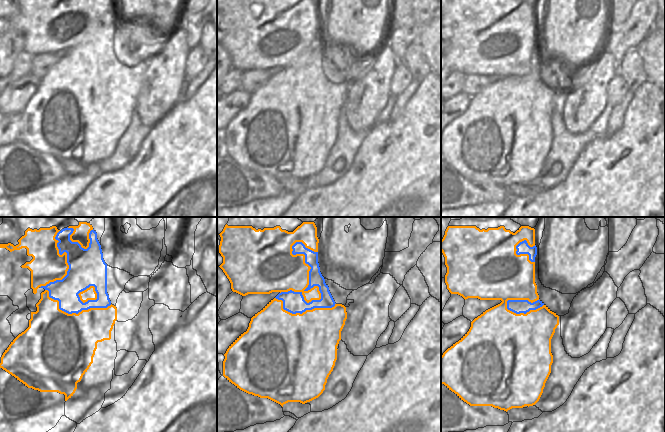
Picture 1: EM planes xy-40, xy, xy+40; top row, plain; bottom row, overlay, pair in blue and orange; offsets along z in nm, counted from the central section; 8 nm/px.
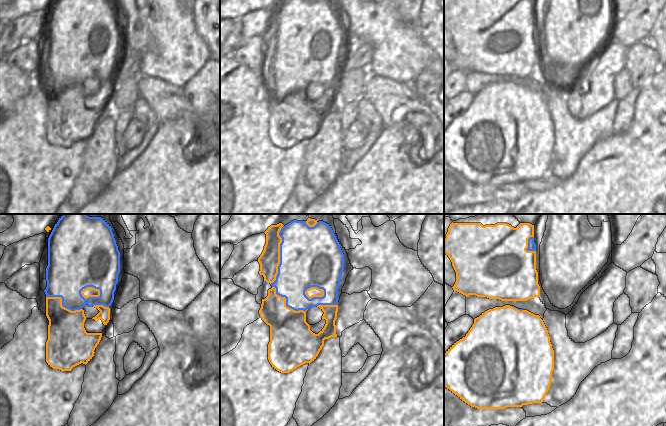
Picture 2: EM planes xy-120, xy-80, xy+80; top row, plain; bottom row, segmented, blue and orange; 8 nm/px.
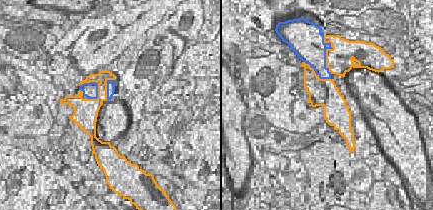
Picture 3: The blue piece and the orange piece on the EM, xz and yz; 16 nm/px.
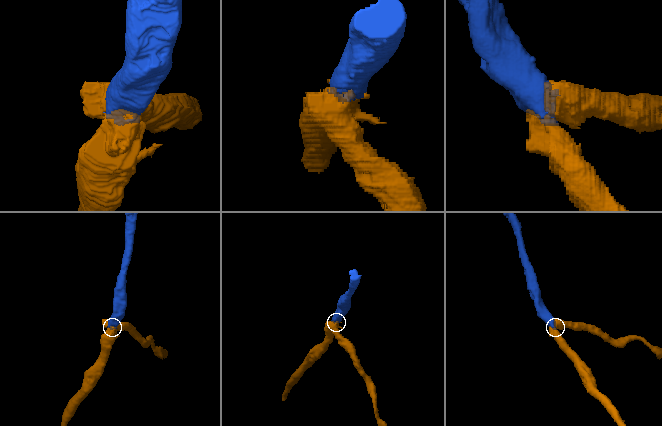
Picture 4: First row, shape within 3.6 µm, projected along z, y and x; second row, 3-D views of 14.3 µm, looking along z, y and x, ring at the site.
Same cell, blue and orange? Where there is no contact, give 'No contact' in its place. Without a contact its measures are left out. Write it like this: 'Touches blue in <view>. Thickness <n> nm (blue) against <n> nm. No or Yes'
Touches blue in xy. Thickness 140 nm (blue) against 360 nm. No

